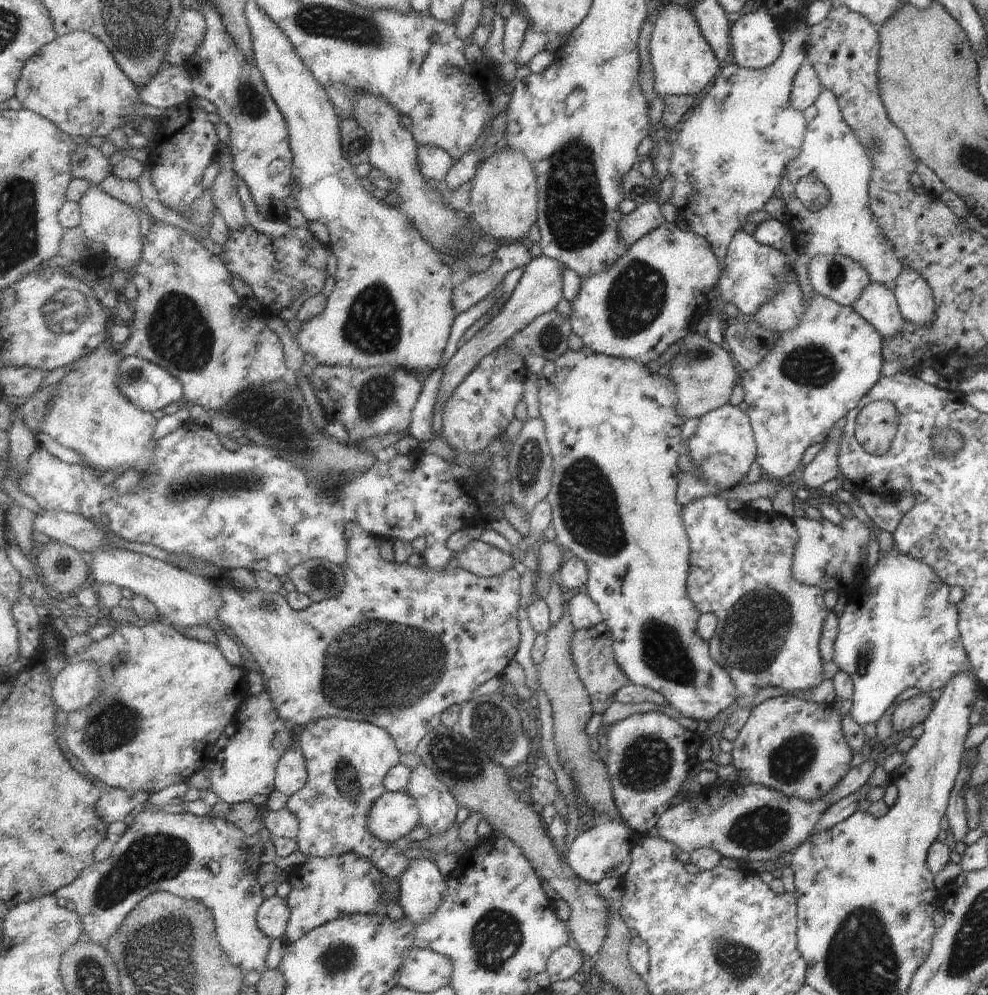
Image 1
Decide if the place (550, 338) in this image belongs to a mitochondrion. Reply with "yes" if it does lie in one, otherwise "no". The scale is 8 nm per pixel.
yes

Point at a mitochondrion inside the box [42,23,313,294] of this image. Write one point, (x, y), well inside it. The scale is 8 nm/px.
(249, 104)

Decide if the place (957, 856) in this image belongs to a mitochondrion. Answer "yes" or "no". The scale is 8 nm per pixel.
no

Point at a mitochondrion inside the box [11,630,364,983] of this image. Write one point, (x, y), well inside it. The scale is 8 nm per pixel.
(151, 858)

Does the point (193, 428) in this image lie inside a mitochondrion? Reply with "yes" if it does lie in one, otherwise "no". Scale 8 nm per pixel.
no

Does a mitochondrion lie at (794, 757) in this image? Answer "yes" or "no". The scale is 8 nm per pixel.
yes

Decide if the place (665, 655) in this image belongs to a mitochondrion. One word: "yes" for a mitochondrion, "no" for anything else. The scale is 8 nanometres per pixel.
yes

